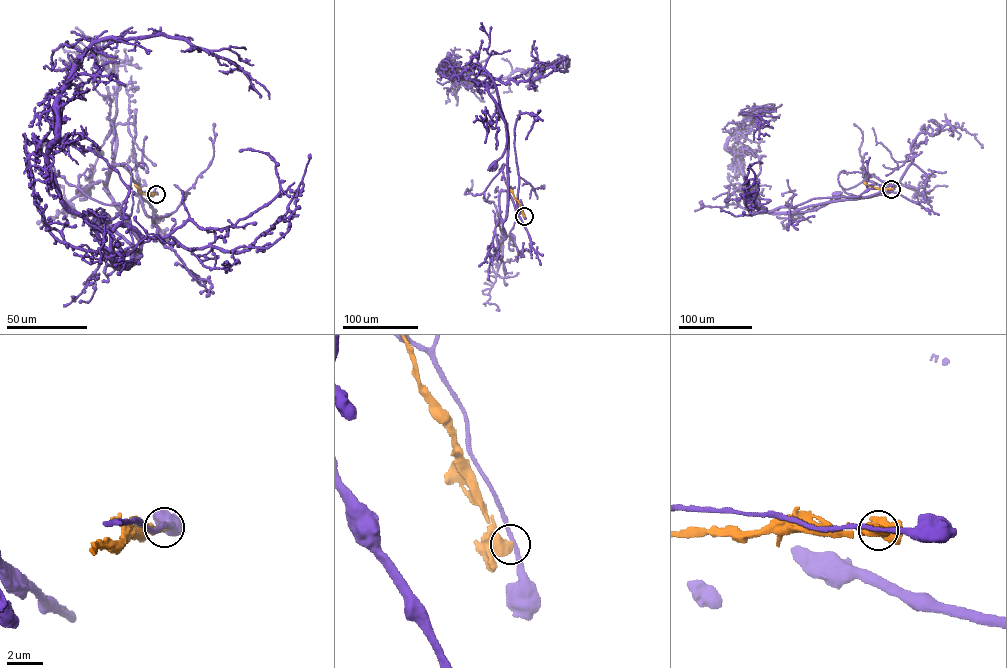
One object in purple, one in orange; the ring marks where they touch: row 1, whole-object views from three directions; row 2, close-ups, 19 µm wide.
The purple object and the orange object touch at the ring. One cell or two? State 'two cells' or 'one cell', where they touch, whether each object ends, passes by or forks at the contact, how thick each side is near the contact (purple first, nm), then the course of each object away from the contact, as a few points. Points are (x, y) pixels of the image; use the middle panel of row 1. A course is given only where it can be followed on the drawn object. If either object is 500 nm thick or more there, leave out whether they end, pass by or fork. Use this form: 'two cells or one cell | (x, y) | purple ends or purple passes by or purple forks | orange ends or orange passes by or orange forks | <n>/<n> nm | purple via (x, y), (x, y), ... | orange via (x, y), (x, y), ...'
two cells | (524, 216) | 240/550 nm | purple via (524, 216), (508, 193), (501, 191), (500, 217), (505, 219), (506, 209), (505, 122), (506, 146), (493, 164) | orange via (524, 215), (510, 190)

